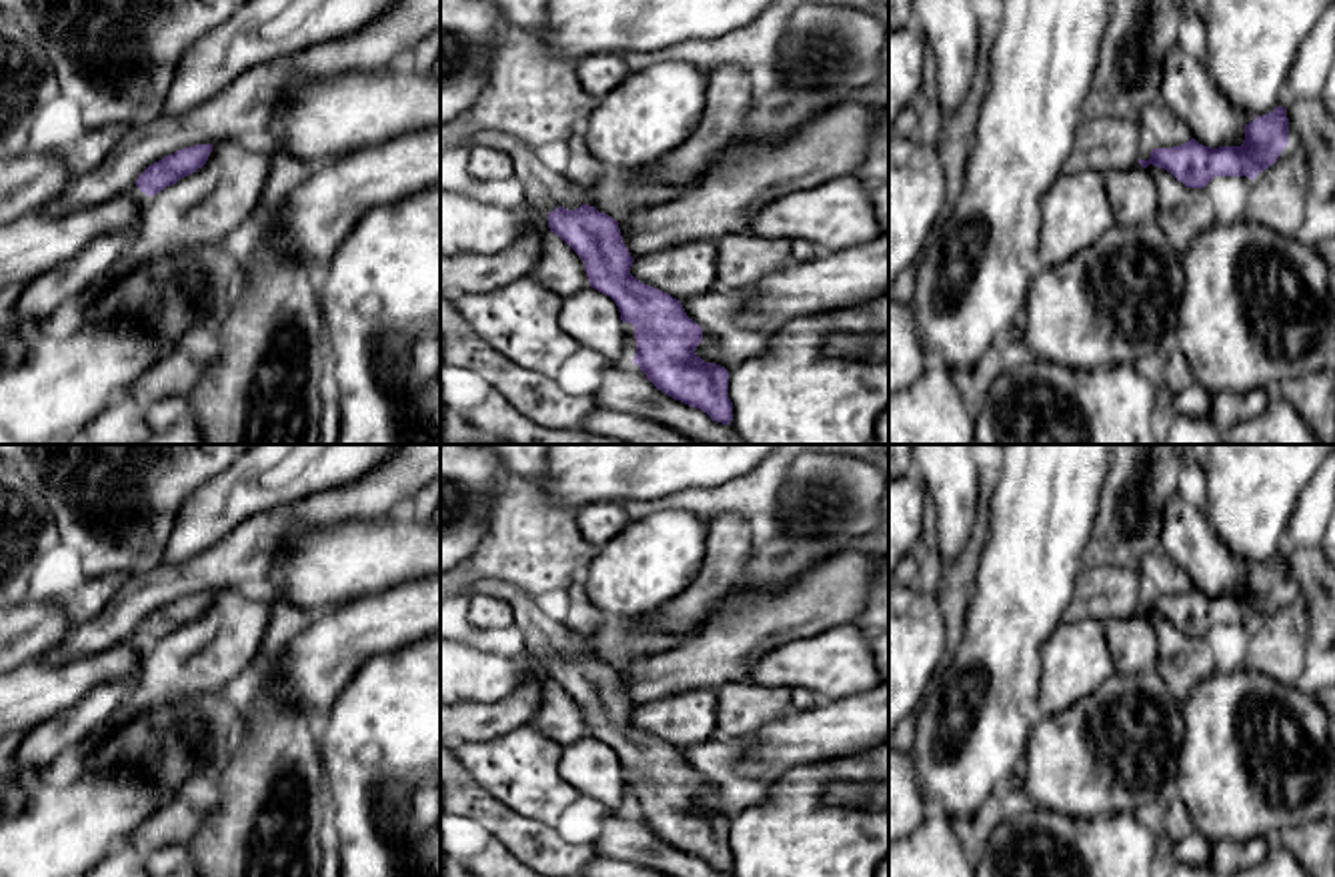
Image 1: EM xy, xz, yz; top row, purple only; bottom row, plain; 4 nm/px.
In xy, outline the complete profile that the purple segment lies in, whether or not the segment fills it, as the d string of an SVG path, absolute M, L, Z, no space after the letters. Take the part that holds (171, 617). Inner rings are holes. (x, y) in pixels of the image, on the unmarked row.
M194 593L190 597L176 599L162 609L148 615L136 629L136 635L154 645L166 635L176 633L180 627L202 617L212 601L212 593Z

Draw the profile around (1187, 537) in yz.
M1179 493L1167 503L1159 551L1171 557L1203 595L1241 595L1245 589L1241 561L1223 545L1205 511Z

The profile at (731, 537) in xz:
M719 515L709 523L701 573L681 595L658 609L642 627L660 627L673 637L685 637L737 585L751 557L759 529L739 515Z

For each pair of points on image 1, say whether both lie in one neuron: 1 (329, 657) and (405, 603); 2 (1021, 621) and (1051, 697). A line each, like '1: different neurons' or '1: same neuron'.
1: same neuron
2: different neurons

